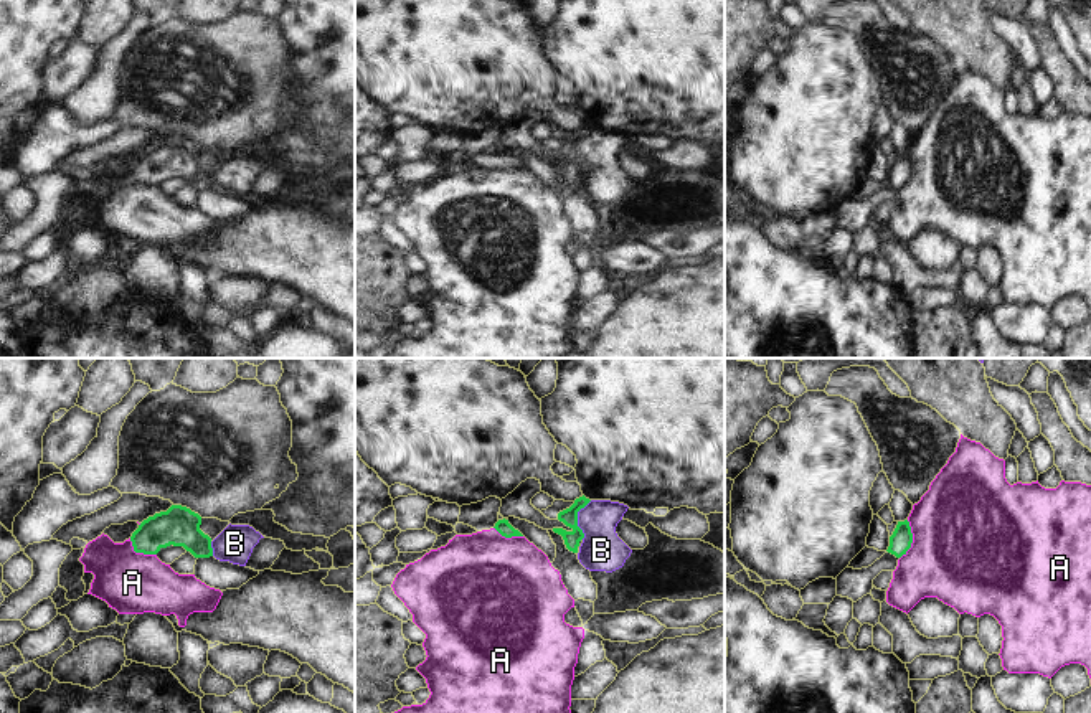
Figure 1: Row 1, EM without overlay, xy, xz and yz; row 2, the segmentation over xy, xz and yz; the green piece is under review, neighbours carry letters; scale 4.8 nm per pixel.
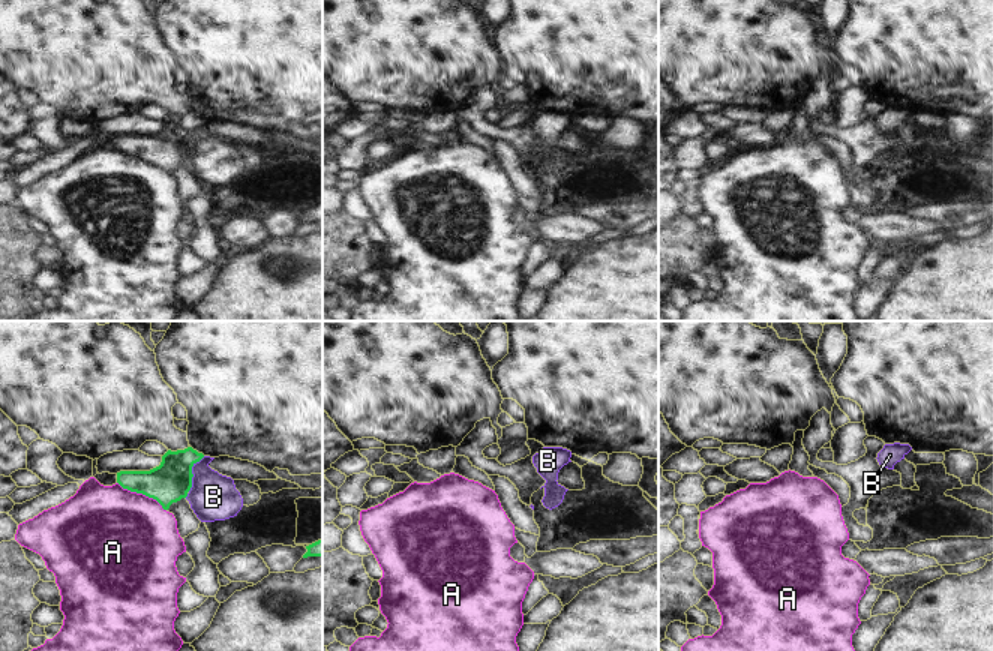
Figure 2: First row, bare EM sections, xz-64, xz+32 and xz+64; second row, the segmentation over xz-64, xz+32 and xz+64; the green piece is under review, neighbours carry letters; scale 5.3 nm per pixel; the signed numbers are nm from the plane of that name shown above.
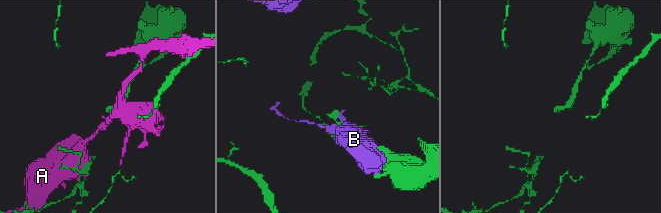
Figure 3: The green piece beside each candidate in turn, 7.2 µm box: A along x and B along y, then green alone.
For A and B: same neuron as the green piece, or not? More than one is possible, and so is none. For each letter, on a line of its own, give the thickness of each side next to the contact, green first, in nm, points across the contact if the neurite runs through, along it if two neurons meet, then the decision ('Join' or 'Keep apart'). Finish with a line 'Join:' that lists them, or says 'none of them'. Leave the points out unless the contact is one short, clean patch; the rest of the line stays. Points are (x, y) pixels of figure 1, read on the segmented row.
A: Thickness 110 nm (green) against 500 nm. Keep apart
B: Thickness 80 nm (green) against 200 nm. Keep apart
Join: none of them.

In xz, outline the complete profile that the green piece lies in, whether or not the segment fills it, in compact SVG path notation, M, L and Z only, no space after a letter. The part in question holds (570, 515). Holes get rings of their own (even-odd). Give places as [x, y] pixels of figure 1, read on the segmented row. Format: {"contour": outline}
{"contour": "M583 495L576 498L569 508L558 513L558 520L569 526L569 531L563 528L553 528L555 533L563 536L566 548L573 553L578 553L579 541L584 538L583 530L578 526L578 512L589 502L591 500Z"}

